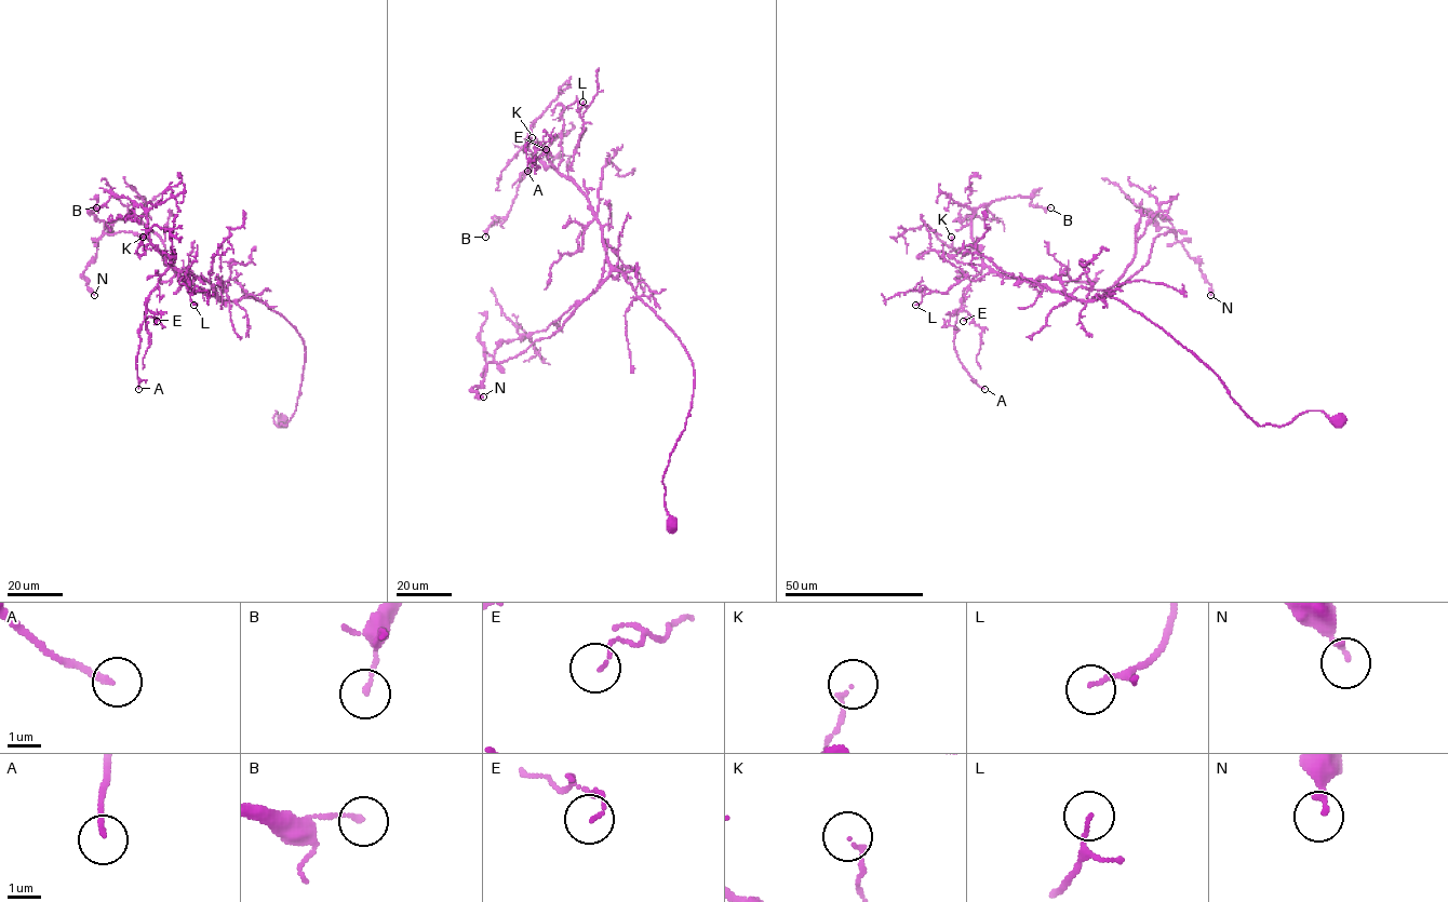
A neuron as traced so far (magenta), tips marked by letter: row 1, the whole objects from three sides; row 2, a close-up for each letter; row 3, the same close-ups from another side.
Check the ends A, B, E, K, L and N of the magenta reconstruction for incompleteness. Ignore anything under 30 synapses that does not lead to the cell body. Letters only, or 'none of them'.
none of them

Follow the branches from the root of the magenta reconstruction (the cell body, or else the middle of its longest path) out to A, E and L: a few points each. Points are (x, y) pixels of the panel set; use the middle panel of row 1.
A: (671, 523), (662, 478), (691, 407), (692, 360), (609, 263), (587, 196), (530, 139), (527, 171)
E: (671, 523), (662, 478), (691, 407), (693, 363), (609, 263), (587, 196), (542, 150), (534, 157), (546, 149)
L: (671, 523), (662, 478), (691, 407), (693, 363), (609, 263), (593, 207), (568, 175), (582, 102)

